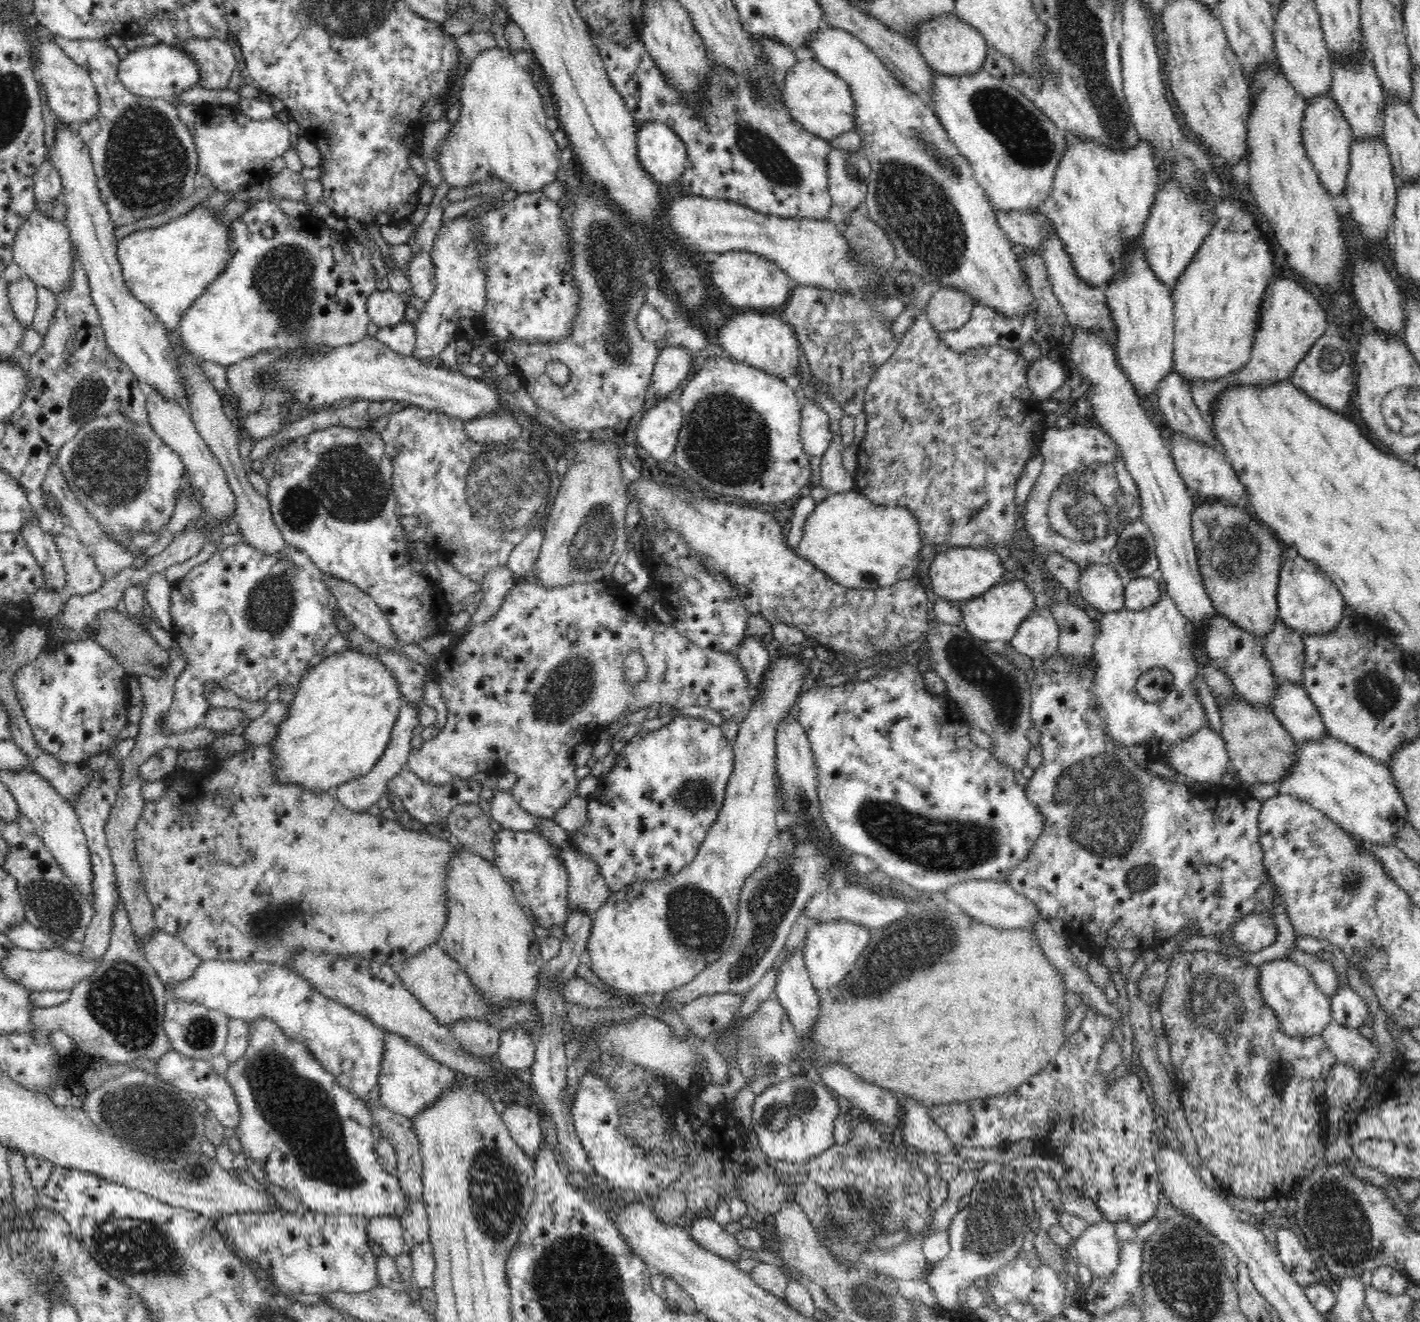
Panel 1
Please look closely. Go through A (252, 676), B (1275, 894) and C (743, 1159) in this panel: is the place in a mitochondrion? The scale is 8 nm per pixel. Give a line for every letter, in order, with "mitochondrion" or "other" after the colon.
A: other
B: other
C: other

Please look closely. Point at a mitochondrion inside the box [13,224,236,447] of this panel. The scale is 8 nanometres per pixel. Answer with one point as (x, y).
(90, 395)

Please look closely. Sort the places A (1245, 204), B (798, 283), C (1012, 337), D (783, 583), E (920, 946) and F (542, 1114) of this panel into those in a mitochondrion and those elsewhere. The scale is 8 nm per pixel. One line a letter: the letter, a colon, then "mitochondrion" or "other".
A: other
B: other
C: other
D: other
E: mitochondrion
F: other

